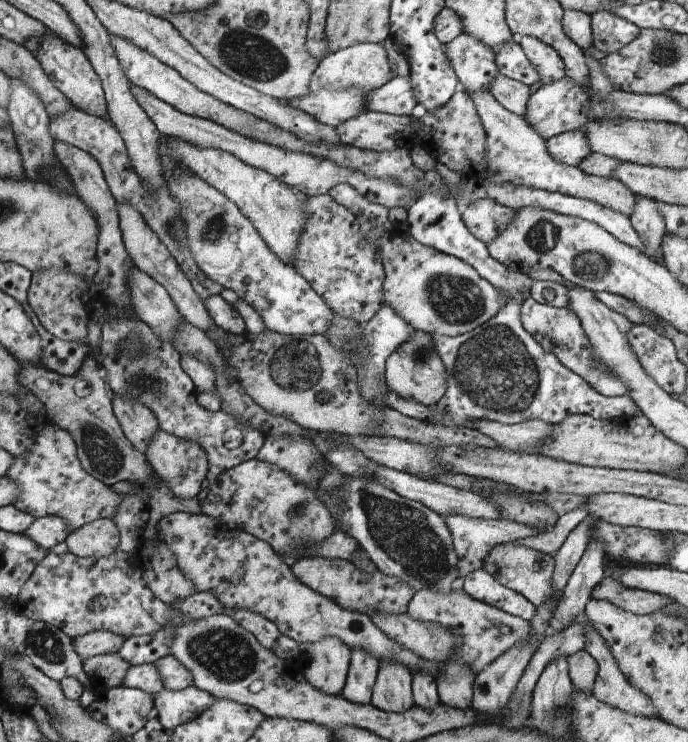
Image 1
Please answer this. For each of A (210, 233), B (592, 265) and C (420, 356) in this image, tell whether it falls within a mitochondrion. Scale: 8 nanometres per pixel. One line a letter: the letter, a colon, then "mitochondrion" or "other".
A: mitochondrion
B: mitochondrion
C: mitochondrion

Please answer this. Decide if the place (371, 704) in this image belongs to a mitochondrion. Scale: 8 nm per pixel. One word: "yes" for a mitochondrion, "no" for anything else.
no

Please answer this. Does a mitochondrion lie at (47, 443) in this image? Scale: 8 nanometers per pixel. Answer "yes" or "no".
no

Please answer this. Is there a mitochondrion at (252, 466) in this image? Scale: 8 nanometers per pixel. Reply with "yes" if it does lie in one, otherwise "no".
no

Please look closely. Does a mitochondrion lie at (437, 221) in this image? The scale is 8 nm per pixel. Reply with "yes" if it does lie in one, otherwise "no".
no

